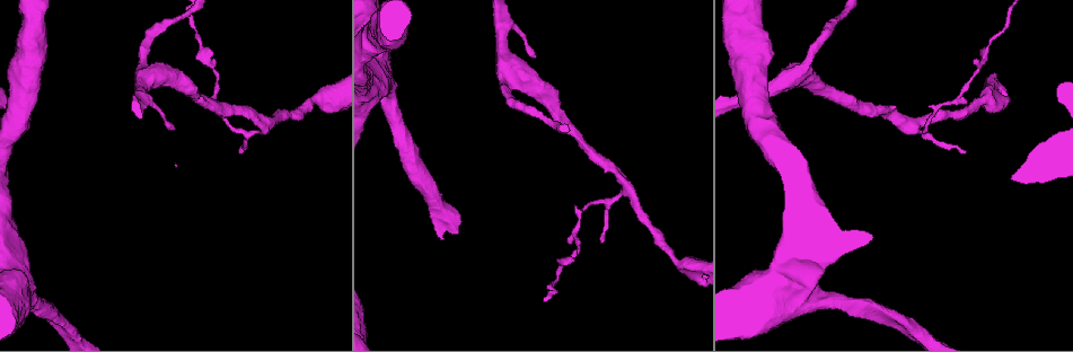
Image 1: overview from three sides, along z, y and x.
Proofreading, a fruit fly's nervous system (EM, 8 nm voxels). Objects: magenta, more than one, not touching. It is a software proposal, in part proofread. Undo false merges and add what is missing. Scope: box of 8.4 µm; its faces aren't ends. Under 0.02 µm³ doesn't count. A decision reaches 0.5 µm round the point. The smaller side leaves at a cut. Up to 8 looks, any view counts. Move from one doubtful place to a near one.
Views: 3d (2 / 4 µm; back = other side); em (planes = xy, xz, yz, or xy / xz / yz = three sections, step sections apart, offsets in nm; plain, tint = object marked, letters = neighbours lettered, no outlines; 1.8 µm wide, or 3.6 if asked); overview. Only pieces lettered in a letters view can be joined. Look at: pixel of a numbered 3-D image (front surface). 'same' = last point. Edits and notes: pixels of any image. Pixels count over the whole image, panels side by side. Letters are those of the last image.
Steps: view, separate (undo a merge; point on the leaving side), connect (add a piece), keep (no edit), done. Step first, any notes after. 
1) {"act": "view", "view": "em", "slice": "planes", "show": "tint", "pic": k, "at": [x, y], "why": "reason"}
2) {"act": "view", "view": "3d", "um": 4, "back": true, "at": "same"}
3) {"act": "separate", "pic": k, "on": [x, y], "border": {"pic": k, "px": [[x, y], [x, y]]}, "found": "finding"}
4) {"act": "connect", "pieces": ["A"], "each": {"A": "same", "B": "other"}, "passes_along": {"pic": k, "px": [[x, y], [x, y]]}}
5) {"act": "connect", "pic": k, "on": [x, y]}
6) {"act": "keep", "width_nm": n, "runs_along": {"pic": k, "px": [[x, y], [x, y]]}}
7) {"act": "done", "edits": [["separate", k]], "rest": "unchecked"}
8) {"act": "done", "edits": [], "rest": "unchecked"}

{"act": "view", "view": "em", "slice": "xy", "step": 16, "show": "letters", "pic": 1, "at": [242, 150], "why": "an open end"}

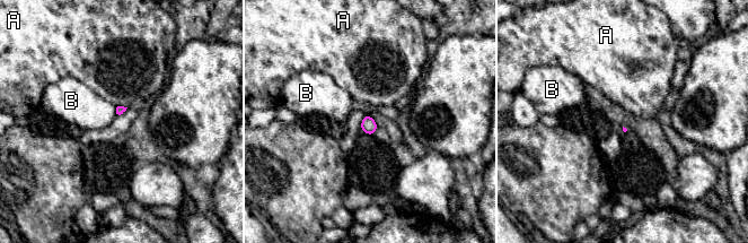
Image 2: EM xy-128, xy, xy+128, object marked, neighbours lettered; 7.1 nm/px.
{"act": "view", "view": "em", "slice": "planes", "show": "letters", "at": "same"}

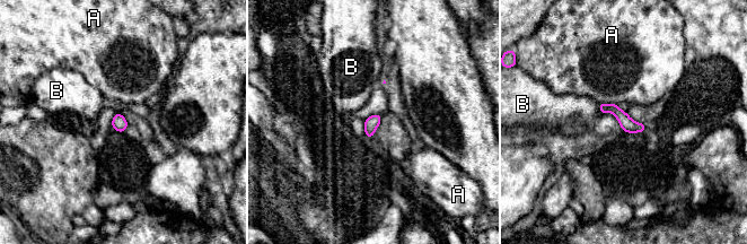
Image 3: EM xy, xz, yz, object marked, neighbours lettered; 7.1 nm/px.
{"act": "keep", "each": {"A": "other", "B": "other"}, "runs_along": {"pic": 3, "px": [[602, 107], [641, 129]]}, "found": "none of them fits"}

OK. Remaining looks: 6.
{"act": "view", "view": "em", "slice": "planes", "show": "tint", "pic": 1, "at": [990, 97], "why": "sharp bend"}

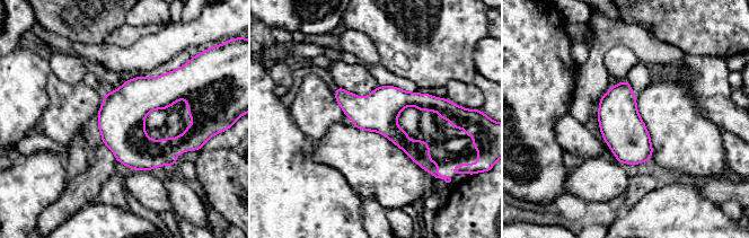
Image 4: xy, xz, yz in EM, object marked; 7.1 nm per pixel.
{"act": "view", "view": "em", "slice": "planes", "show": "letters", "at": "same", "why": "see the neighbours"}

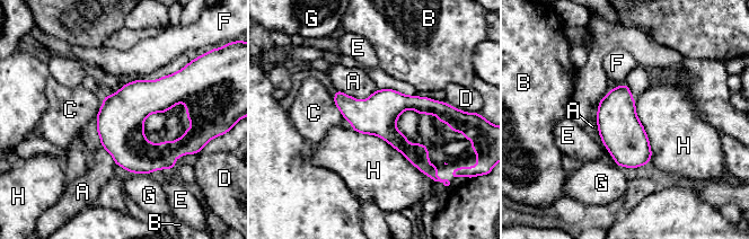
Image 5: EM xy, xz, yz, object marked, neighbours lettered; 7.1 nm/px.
{"act": "keep", "each": {"A": "other", "B": "other", "C": "other", "D": "other", "E": "other", "F": "other", "G": "other", "H": "other"}, "runs_along": {"pic": 5, "px": [[337, 94], [442, 116]]}, "found": "one cell here"}

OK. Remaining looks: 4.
{"act": "view", "view": "3d", "um": 4, "pic": 1, "at": [793, 291], "why": "thick turns thin"}

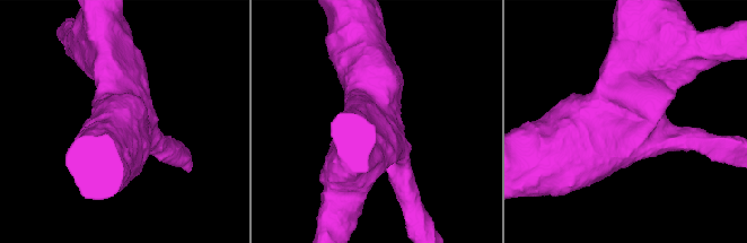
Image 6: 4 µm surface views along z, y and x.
{"act": "view", "view": "em", "um": 3.6, "slice": "planes", "show": "letters", "pic": 6, "at": [629, 129]}

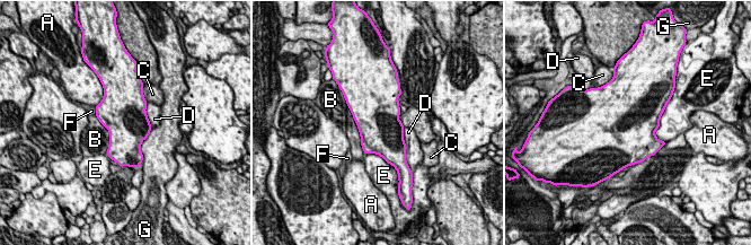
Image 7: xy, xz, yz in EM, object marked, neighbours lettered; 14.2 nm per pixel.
{"act": "keep", "each": {"A": "other", "B": "other", "C": "other", "D": "other", "E": "other", "F": "other", "G": "other"}, "border": {"pic": 7, "px": [[346, 104], [358, 128], [364, 154]]}, "found": "all the same cell"}

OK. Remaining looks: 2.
{"act": "done", "edits": [], "rest": "unchecked"}

